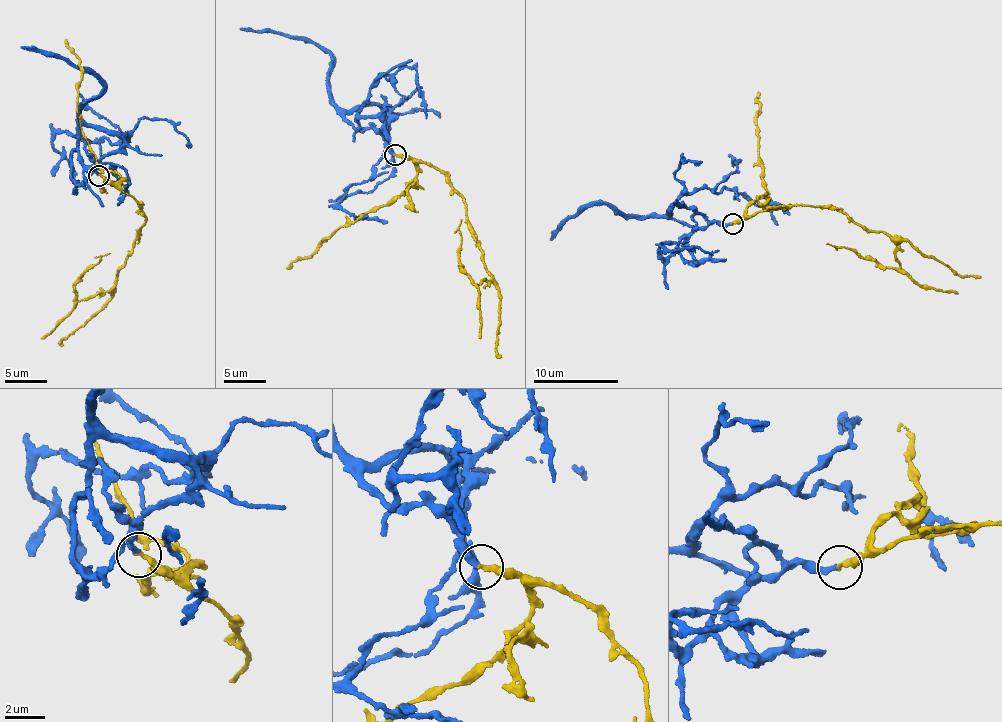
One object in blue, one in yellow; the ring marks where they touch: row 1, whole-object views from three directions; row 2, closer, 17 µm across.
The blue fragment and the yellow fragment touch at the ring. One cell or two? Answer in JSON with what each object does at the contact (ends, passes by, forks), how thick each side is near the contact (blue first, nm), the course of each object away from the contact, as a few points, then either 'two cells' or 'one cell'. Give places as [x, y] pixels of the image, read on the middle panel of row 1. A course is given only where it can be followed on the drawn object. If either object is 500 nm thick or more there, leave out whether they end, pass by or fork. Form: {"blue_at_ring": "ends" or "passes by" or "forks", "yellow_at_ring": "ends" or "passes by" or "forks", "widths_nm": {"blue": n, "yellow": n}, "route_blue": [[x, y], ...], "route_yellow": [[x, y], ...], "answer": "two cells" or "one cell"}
{"blue_at_ring": "ends", "yellow_at_ring": "ends", "widths_nm": {"blue": 300, "yellow": 280}, "route_blue": [[394, 155], [388, 110], [367, 102], [345, 115], [358, 126], [378, 78], [405, 66], [425, 119]], "route_yellow": [[394, 155], [438, 168], [465, 206], [469, 232], [490, 279], [476, 285], [460, 270], [461, 219]], "answer": "one cell"}

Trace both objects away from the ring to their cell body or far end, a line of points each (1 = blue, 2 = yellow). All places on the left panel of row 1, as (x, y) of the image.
1: (98, 175), (100, 160), (124, 144), (122, 137), (81, 125), (80, 160), (126, 171), (129, 183), (117, 204)
2: (98, 175), (135, 198), (144, 223), (112, 286), (78, 300), (75, 282), (109, 254)

